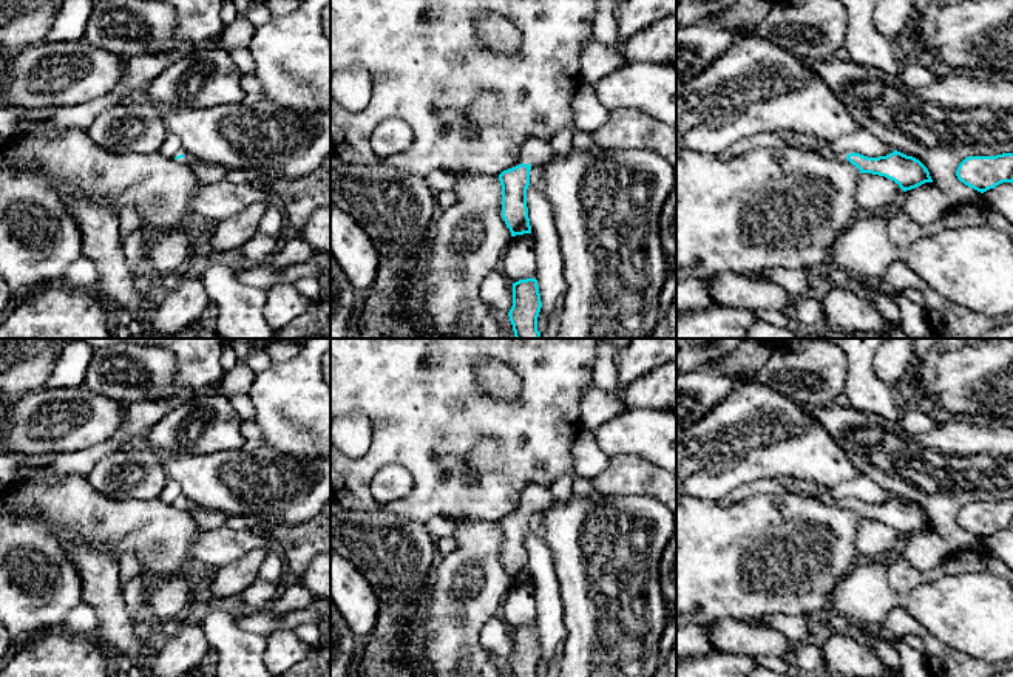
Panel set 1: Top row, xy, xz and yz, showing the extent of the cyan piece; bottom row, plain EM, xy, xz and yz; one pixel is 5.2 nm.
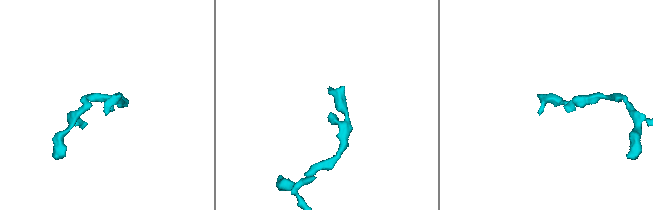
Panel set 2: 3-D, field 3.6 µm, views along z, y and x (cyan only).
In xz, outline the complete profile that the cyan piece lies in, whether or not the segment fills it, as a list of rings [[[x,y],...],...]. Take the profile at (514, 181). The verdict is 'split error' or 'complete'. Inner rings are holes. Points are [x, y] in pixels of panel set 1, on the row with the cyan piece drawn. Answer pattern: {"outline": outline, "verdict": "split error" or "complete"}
{"outline": [[[530,138],[522,145],[523,162],[499,175],[502,185],[502,218],[511,236],[531,233],[527,207],[530,170],[533,164],[547,164],[551,155],[553,150],[548,141]]], "verdict": "split error"}

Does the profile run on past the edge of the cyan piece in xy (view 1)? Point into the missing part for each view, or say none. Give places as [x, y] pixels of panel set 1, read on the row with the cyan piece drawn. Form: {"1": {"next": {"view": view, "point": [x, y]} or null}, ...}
{"1": {"next": {"view": "xy", "point": [189, 159]}}}

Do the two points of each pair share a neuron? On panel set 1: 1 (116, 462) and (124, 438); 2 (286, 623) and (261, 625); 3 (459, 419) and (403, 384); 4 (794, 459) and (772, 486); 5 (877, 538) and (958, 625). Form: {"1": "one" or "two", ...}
{"1": "two", "2": "one", "3": "one", "4": "two", "5": "two"}

